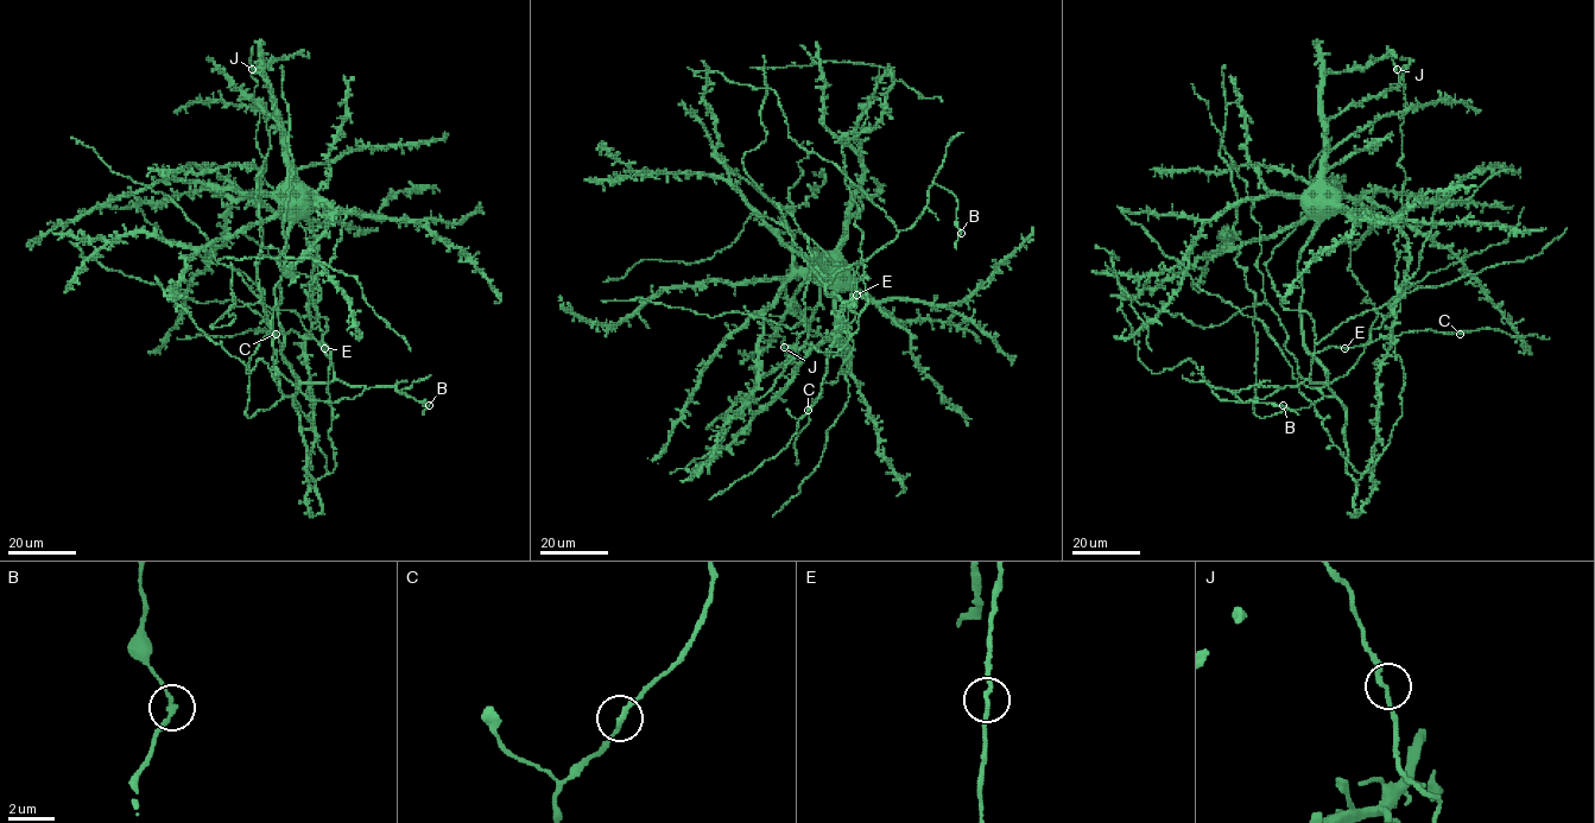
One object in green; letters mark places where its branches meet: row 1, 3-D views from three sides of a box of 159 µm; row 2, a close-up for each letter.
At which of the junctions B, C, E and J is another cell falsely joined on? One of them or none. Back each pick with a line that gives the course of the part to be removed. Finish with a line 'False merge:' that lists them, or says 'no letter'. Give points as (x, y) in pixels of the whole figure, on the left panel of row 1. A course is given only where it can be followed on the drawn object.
False merge: no letter

